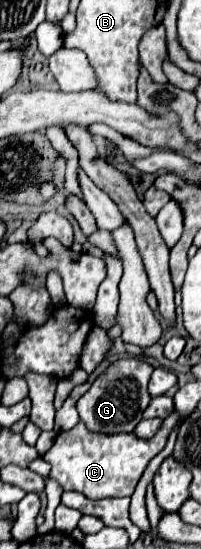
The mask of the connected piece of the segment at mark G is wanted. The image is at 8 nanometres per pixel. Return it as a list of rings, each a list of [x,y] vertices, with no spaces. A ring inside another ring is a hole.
[[[125,358],[125,360],[113,362],[91,384],[91,388],[77,400],[79,418],[93,432],[105,432],[105,434],[133,432],[133,428],[141,422],[143,410],[147,408],[151,400],[147,392],[147,382],[149,382],[151,372],[153,372],[153,366],[137,358]]]

